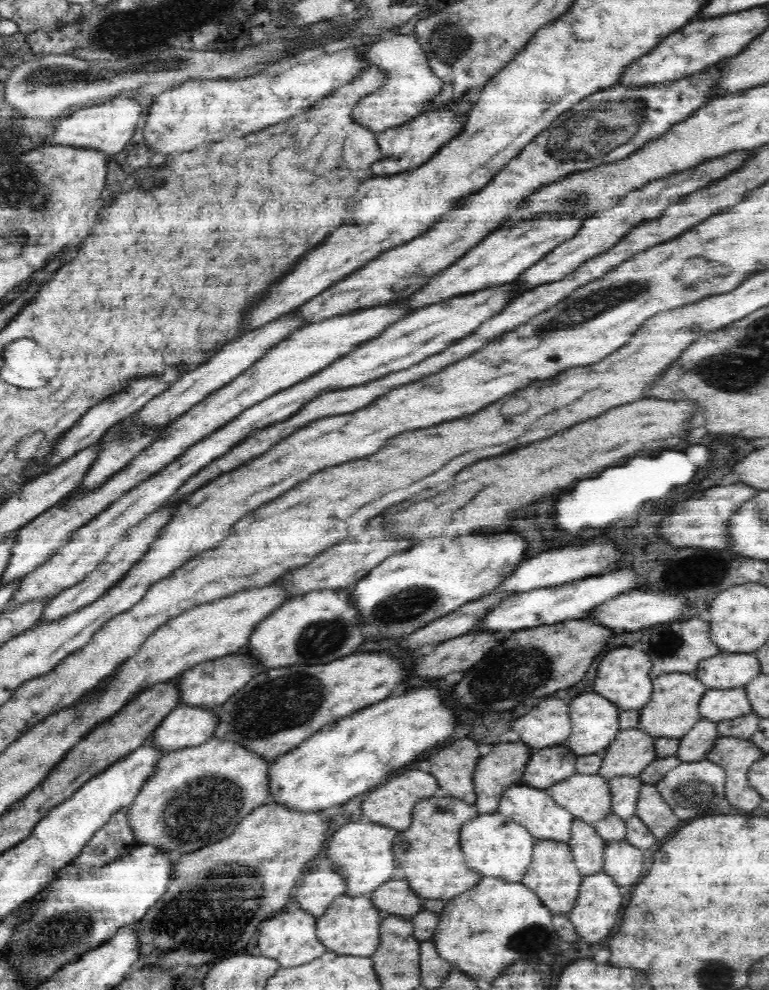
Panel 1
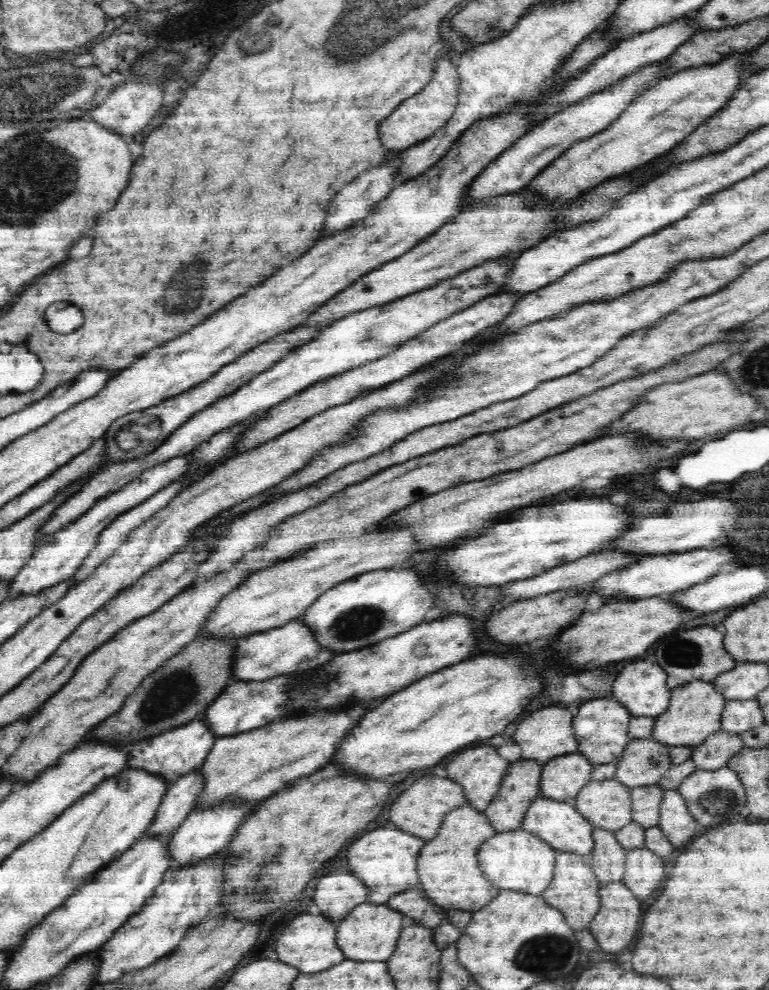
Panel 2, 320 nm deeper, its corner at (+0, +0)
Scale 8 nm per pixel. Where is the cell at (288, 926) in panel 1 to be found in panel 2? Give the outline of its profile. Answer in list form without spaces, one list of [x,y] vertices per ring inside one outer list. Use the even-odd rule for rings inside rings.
[[[302,914],[296,920],[290,922],[288,930],[278,934],[276,952],[278,960],[297,968],[300,973],[322,972],[322,968],[330,968],[332,965],[340,964],[345,959],[342,949],[338,947],[336,935],[336,923],[326,920],[322,916],[314,914]]]

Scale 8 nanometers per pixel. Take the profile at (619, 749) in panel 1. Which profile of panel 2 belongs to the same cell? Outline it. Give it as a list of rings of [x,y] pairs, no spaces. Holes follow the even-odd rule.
[[[654,738],[631,739],[615,763],[615,779],[631,789],[656,785],[672,764],[669,748]]]

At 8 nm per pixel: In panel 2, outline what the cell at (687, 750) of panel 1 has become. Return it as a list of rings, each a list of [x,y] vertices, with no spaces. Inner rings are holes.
[[[720,730],[693,749],[692,760],[700,770],[724,768],[727,761],[744,747],[740,735]]]

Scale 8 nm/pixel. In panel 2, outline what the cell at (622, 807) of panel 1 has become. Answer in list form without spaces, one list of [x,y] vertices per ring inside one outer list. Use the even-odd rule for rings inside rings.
[[[644,785],[634,787],[631,790],[632,799],[632,820],[641,824],[643,827],[658,827],[659,804],[665,790],[656,785]]]

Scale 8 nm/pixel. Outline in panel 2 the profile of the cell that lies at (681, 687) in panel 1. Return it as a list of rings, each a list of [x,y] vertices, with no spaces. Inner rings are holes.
[[[690,680],[678,688],[670,689],[670,704],[666,712],[660,713],[654,722],[652,738],[669,746],[695,748],[707,737],[721,730],[722,710],[726,699],[714,686],[714,682]]]

